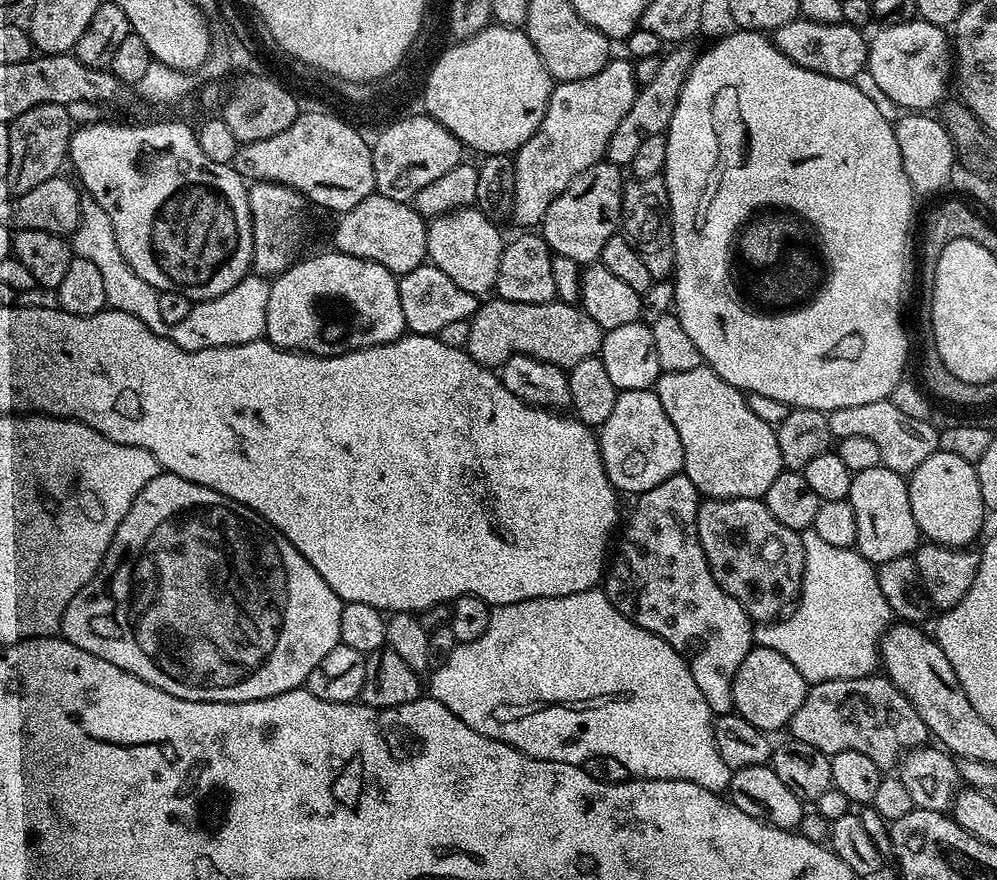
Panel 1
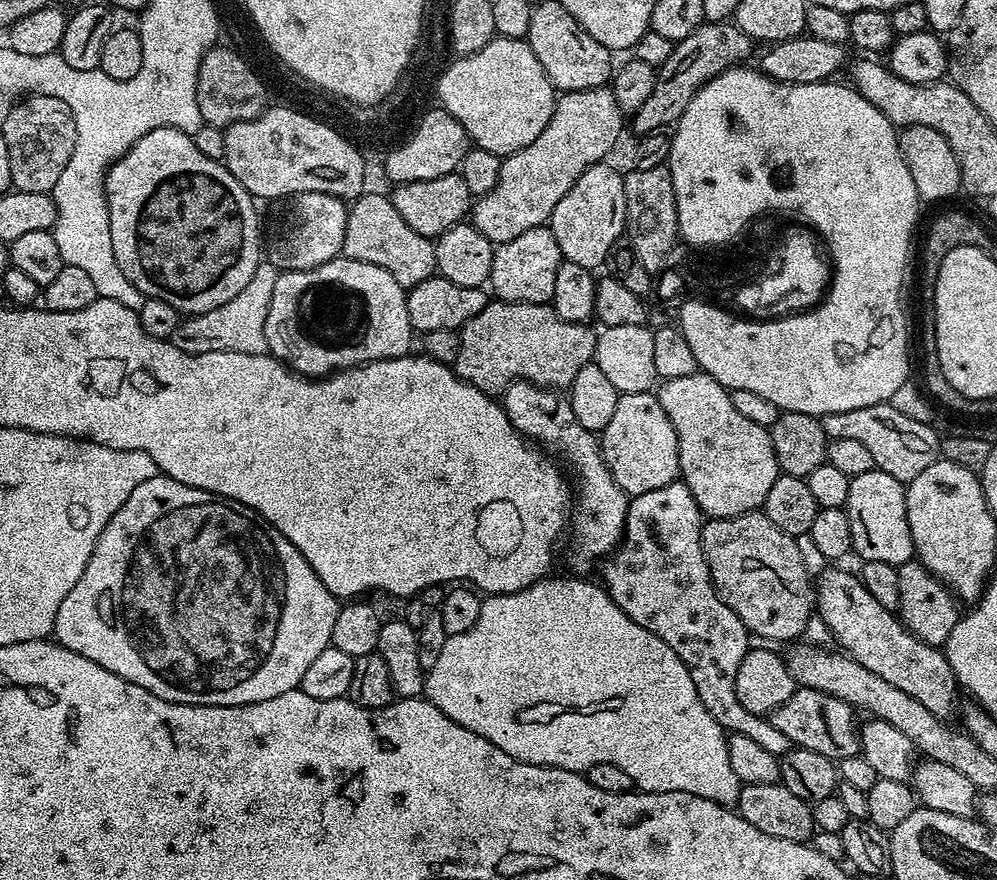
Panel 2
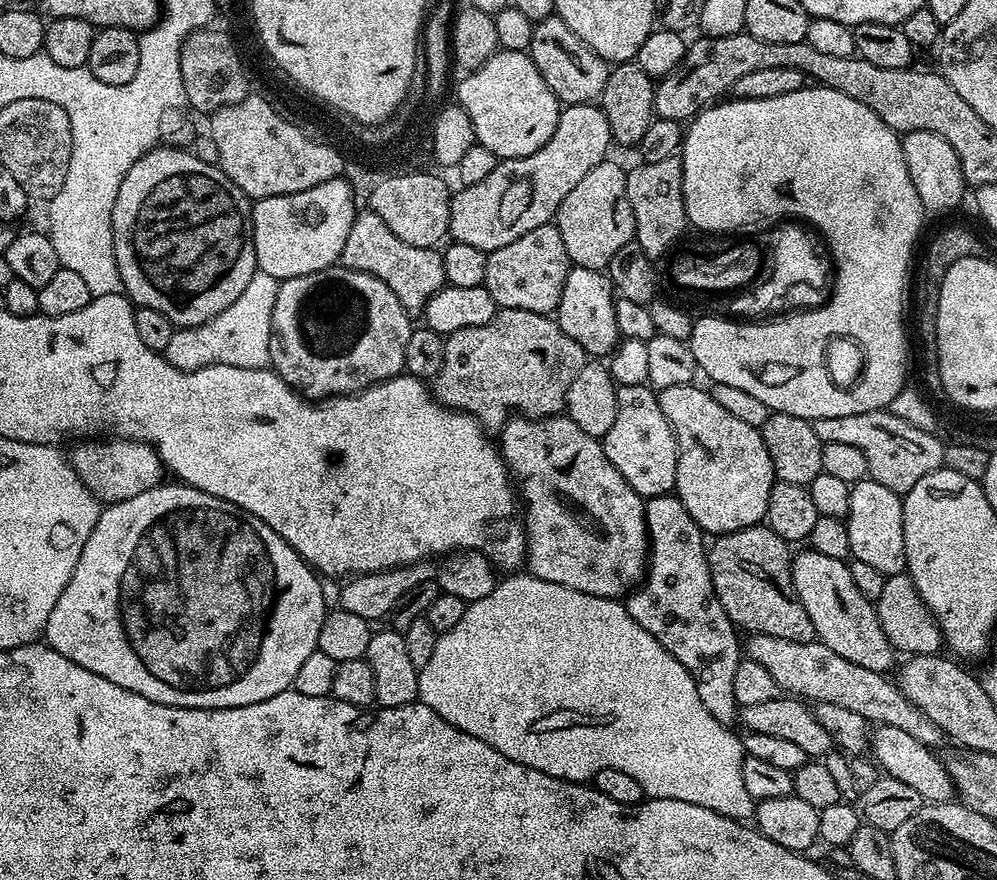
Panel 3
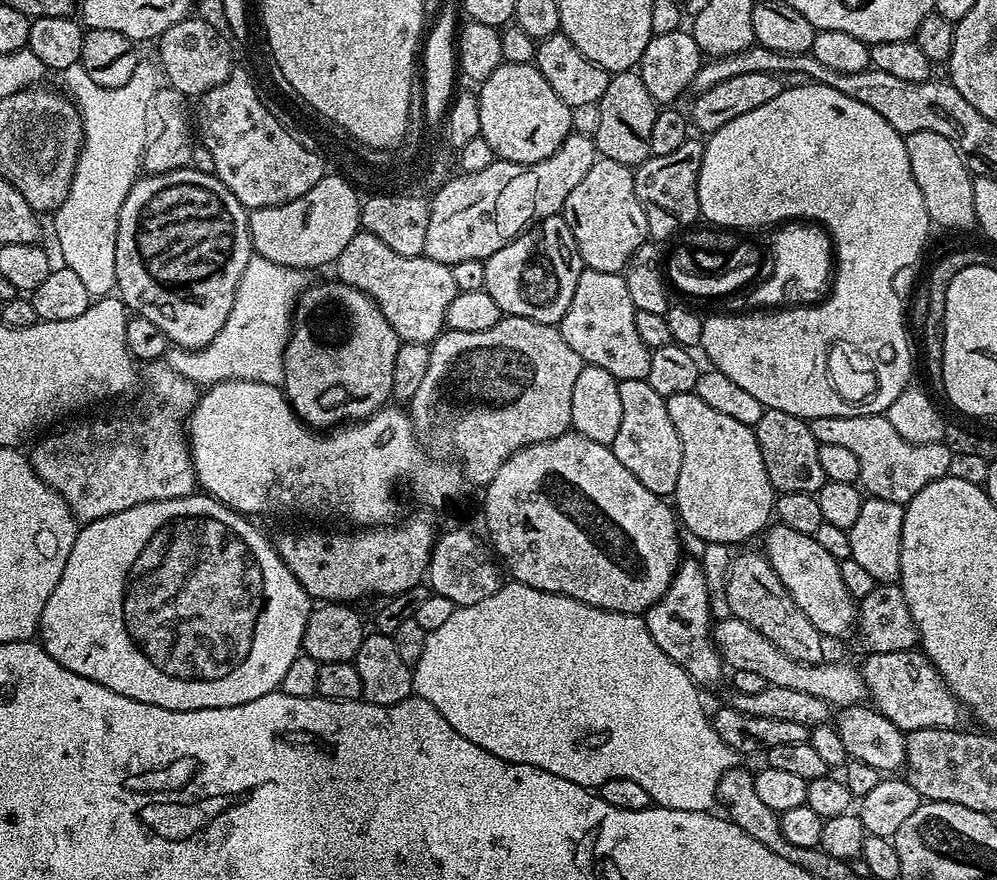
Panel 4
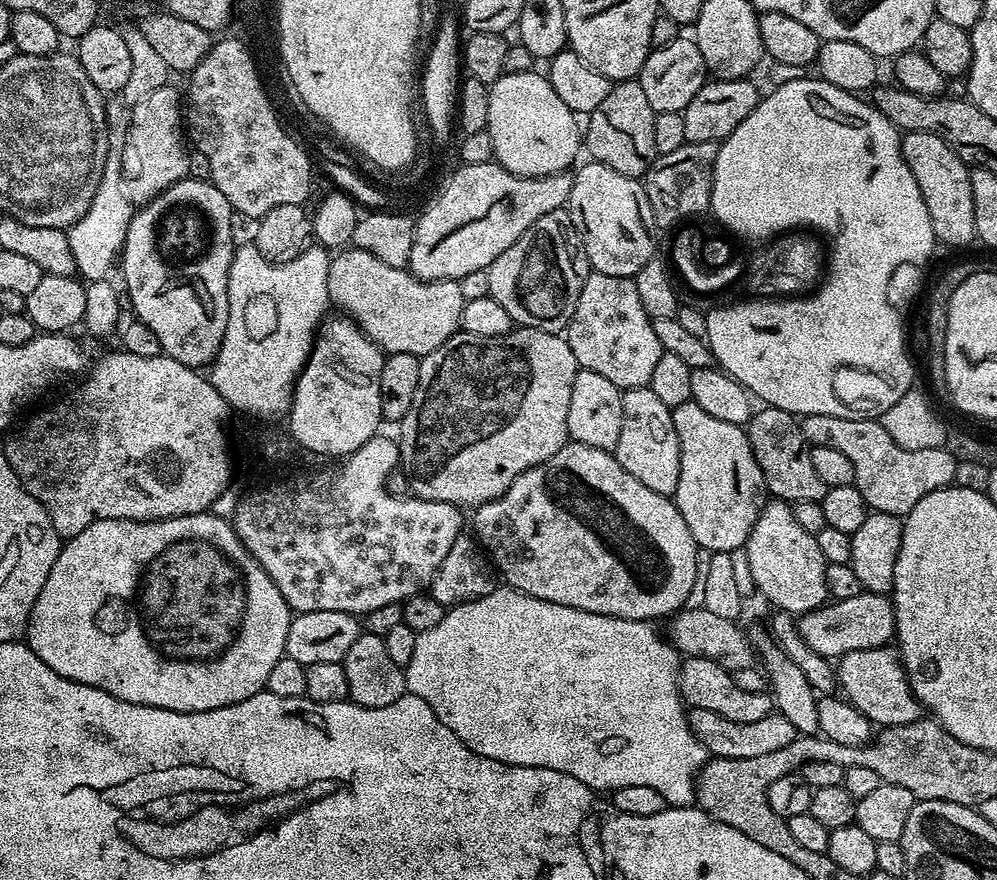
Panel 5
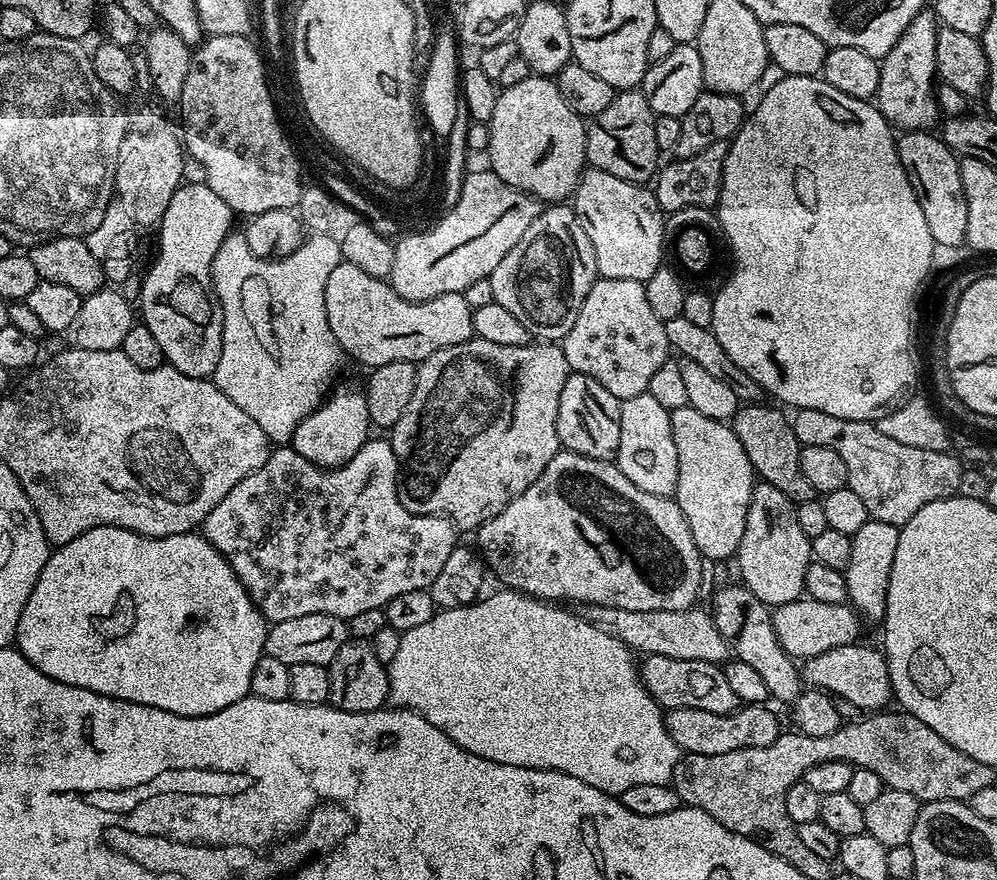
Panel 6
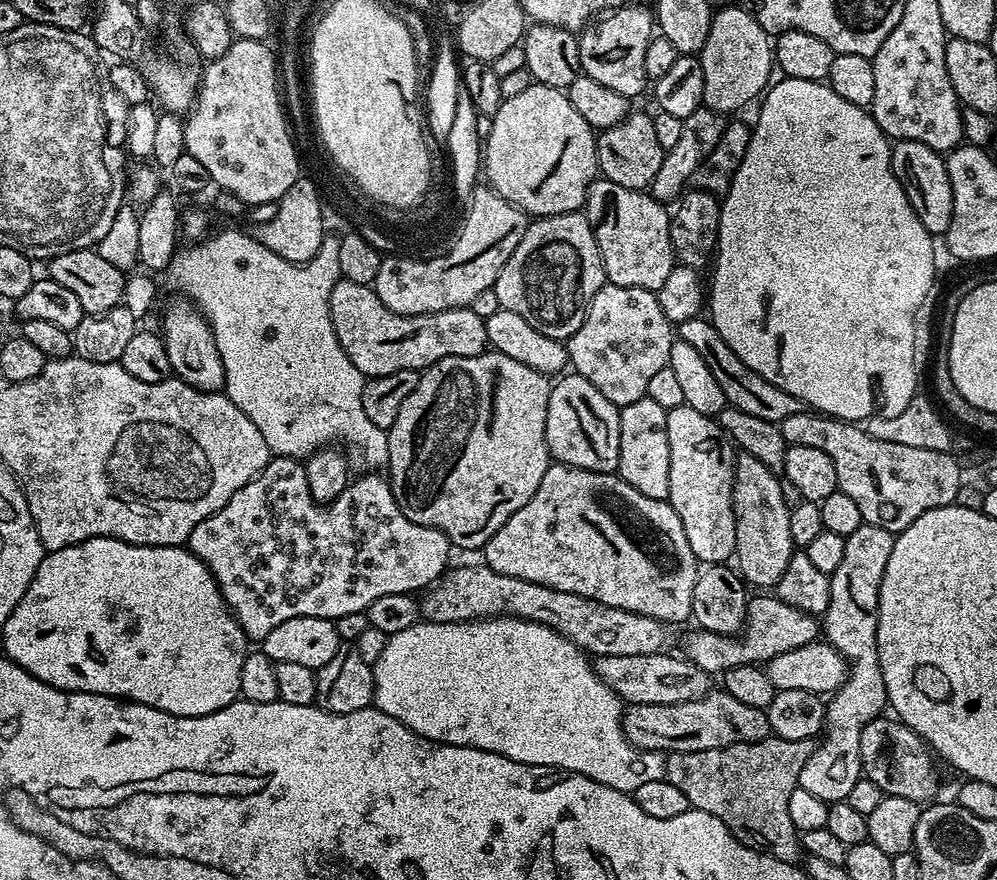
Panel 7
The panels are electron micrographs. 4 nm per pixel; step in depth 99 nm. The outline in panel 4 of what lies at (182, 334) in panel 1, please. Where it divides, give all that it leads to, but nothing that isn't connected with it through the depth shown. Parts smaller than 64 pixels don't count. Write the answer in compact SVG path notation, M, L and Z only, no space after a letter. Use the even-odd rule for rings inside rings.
M252 255L240 279L226 326L222 326L204 348L169 347L167 364L196 386L211 386L227 380L283 385L284 350L292 330L292 313L306 287L304 276L301 269L276 265L262 256Z

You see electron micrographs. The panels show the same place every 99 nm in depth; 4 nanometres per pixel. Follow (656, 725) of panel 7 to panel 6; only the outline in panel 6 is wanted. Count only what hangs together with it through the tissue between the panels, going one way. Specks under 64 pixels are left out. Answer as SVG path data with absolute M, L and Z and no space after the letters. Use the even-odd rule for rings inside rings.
M750 704L741 706L730 714L710 714L710 710L689 708L667 709L664 725L674 742L685 753L730 754L730 750L742 750L754 746L770 746L780 736L782 725L768 706Z

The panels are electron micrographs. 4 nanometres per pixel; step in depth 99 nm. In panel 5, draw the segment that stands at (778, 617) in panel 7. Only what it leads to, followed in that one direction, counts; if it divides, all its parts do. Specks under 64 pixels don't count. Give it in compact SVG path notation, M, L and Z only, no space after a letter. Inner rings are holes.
M861 591L854 598L832 600L822 607L803 613L798 620L800 634L816 654L839 658L854 650L883 648L893 643L896 619L891 599L883 592Z

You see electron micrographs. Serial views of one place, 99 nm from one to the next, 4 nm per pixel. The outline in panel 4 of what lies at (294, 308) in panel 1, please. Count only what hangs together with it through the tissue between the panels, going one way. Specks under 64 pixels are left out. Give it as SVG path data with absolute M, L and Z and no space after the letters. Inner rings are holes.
M331 278L325 284L309 283L292 313L292 330L284 350L282 391L297 416L316 430L328 430L345 422L366 419L389 403L394 386L394 362L402 343L382 310L362 290Z

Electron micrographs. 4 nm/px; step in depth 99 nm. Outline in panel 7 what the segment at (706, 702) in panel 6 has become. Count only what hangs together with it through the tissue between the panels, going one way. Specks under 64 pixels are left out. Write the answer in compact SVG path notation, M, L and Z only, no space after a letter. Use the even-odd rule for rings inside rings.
M667 651L658 654L633 654L631 658L614 658L601 656L595 661L594 667L598 678L614 690L625 705L673 704L674 702L690 702L708 695L713 687L713 677L706 670L694 666L692 661L683 655L668 656Z

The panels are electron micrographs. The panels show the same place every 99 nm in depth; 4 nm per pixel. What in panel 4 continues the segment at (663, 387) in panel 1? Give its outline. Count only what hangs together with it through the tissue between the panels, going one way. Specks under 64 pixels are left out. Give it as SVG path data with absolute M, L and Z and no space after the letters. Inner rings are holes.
M695 392L667 397L666 410L682 442L682 470L678 470L678 486L674 493L674 511L679 523L708 544L744 544L751 536L759 537L774 516L774 491L755 431L749 425L706 406Z

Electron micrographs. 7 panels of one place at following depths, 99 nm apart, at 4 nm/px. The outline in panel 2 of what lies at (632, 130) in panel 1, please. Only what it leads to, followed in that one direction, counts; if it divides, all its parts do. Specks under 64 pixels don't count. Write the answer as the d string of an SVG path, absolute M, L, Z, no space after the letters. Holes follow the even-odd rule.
M705 22L686 38L675 41L670 58L656 73L654 90L650 90L650 98L642 102L637 112L631 113L630 128L636 134L652 132L655 128L668 128L690 106L694 94L706 82L710 82L727 68L734 68L745 63L744 60L751 54L754 42L734 22Z

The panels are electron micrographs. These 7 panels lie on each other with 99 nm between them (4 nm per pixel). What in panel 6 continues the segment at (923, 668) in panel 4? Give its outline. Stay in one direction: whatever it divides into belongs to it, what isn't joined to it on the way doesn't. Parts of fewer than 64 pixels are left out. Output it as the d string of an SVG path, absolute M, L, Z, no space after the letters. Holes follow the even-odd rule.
M863 642L838 646L834 650L826 650L826 654L803 661L802 680L813 689L852 702L868 714L887 709L894 700L888 662L883 651L879 647L867 648Z

